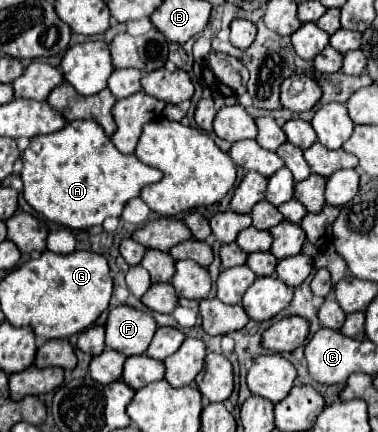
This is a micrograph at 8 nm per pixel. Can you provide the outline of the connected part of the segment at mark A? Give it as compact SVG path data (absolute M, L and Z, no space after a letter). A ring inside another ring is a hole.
M72 121L52 135L32 137L22 161L24 169L20 175L24 181L26 201L48 221L60 223L68 229L90 229L94 225L102 225L106 217L120 217L124 205L138 197L142 187L162 179L160 169L148 167L136 155L122 155L96 121Z

